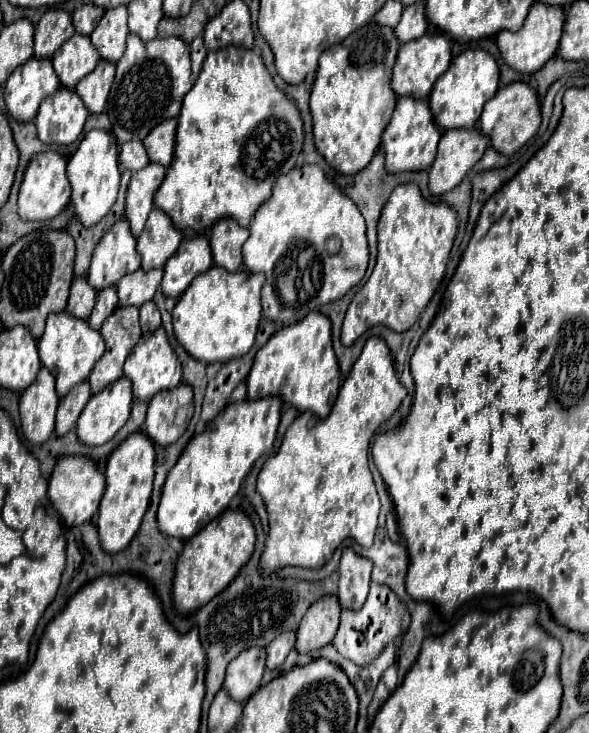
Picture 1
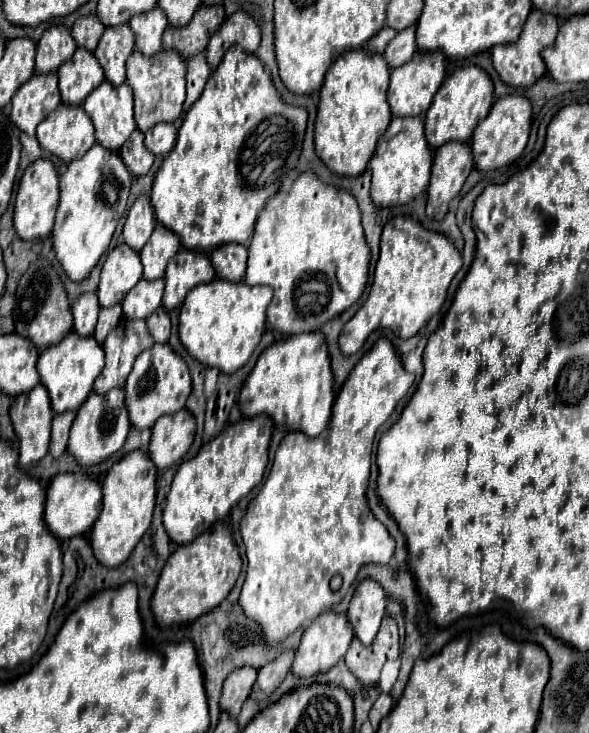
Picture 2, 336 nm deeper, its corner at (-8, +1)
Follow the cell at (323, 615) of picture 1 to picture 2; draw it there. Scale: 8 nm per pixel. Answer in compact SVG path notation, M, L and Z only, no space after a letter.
M324 612L320 616L316 616L302 634L302 642L300 642L298 650L296 650L292 672L296 676L314 676L314 674L328 672L346 654L352 636L354 636L354 630L352 630L352 624L348 622L346 614Z

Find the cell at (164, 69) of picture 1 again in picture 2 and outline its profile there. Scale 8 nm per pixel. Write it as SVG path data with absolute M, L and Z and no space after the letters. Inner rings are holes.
M138 50L130 54L126 62L126 82L134 88L134 118L142 132L150 130L154 124L174 122L180 118L184 106L184 66L186 62L180 54L176 54L176 50L162 50L152 58ZM154 66L158 66L158 70Z

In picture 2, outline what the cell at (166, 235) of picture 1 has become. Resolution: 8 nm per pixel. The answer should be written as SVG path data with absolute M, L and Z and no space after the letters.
M156 224L152 238L140 250L140 258L142 258L142 266L144 266L144 278L146 280L162 278L164 270L168 266L168 260L178 250L180 250L180 238L176 238L176 234L172 234L172 230L166 230L166 226Z

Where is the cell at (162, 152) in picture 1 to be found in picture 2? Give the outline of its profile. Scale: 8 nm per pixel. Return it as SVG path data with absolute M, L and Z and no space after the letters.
M156 124L152 130L144 132L146 148L156 156L168 156L176 142L174 124Z

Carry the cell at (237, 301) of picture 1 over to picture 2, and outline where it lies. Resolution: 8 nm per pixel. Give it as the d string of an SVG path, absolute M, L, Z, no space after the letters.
M220 278L196 286L188 292L180 308L180 340L200 364L220 368L224 374L234 374L248 362L264 334L270 300L272 290L268 290L268 286L248 286L246 282L226 282Z

